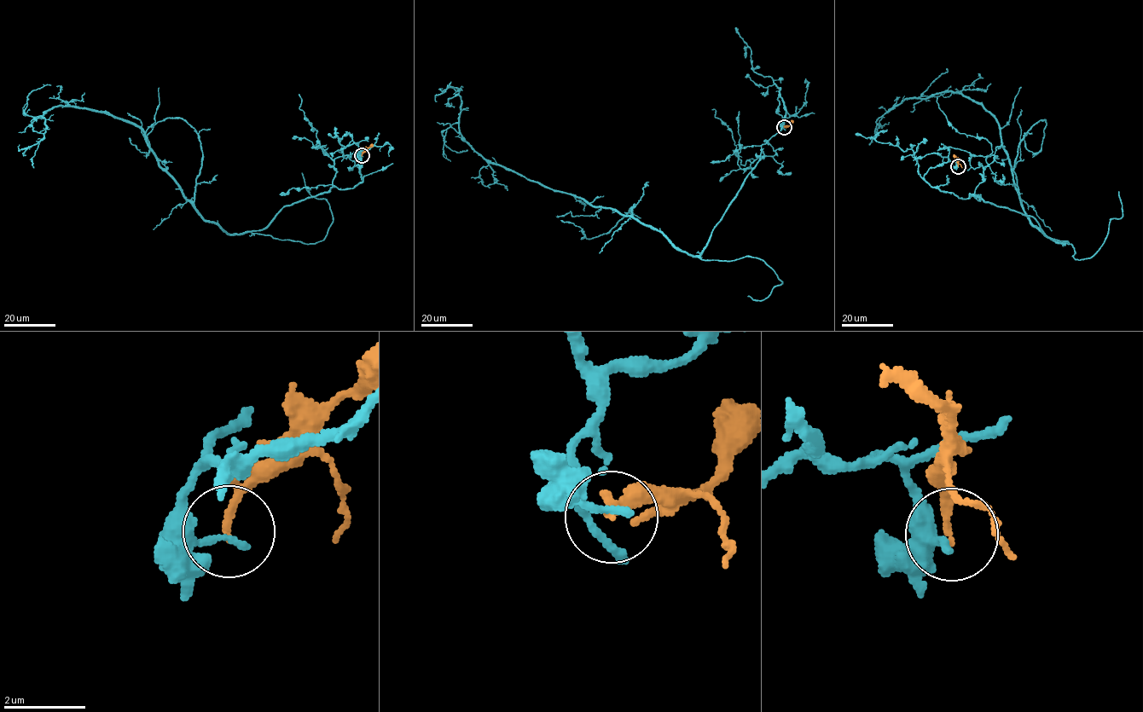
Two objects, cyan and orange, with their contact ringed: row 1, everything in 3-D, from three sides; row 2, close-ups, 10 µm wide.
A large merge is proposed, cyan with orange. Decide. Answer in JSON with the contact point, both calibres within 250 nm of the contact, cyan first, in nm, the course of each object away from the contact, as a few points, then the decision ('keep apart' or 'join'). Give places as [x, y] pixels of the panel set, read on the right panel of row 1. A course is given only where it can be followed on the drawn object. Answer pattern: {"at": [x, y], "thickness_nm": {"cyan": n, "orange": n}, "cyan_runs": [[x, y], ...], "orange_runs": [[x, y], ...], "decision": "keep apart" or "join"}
{"at": [958, 166], "thickness_nm": {"cyan": 180, "orange": 170}, "cyan_runs": [[958, 166], [924, 178], [1066, 241], [1032, 224], [979, 103], [906, 98], [876, 121], [889, 122]], "orange_runs": [[958, 166], [958, 159], [954, 154]], "decision": "keep apart"}

